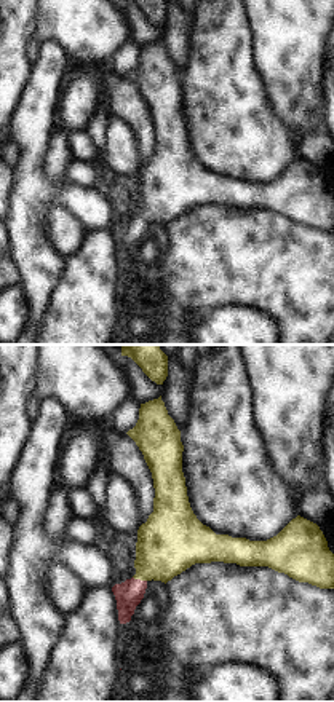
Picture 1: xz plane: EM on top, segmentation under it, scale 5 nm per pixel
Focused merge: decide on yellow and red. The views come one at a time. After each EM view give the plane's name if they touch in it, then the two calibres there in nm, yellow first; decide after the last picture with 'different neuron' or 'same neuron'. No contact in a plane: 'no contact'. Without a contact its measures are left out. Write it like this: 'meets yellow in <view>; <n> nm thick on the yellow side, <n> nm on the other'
meets yellow in xz; 320 nm thick on the yellow side, 140 nm on the other

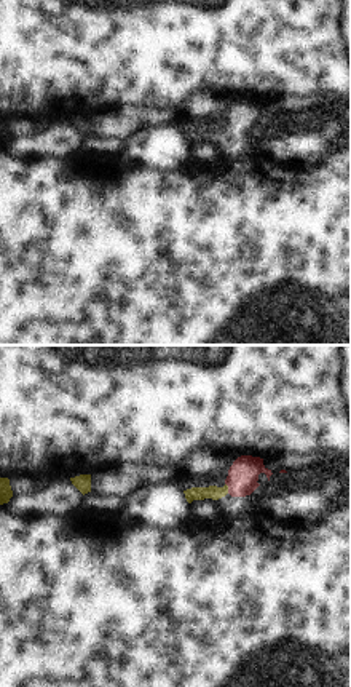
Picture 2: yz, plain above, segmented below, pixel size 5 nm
meets yellow in yz; 70 nm thick on the yellow side, 160 nm on the other

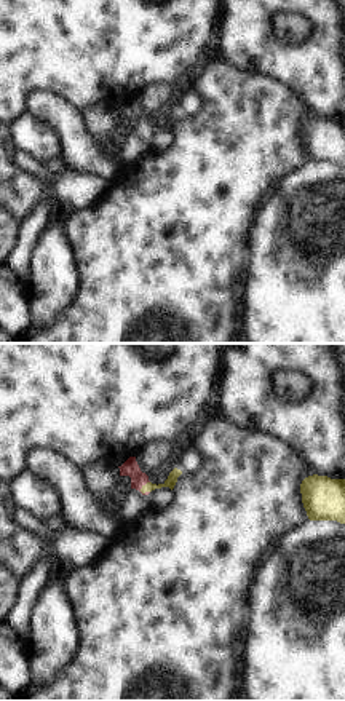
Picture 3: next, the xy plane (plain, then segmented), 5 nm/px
meets yellow in xy; 50 nm thick on the yellow side, 80 nm on the other

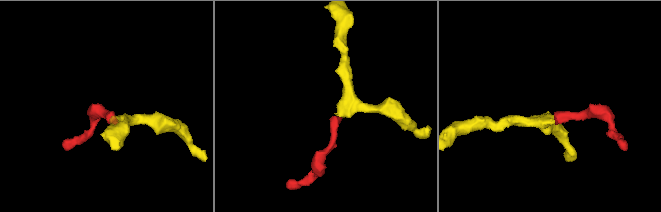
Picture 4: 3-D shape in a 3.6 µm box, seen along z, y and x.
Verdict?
same neuron

